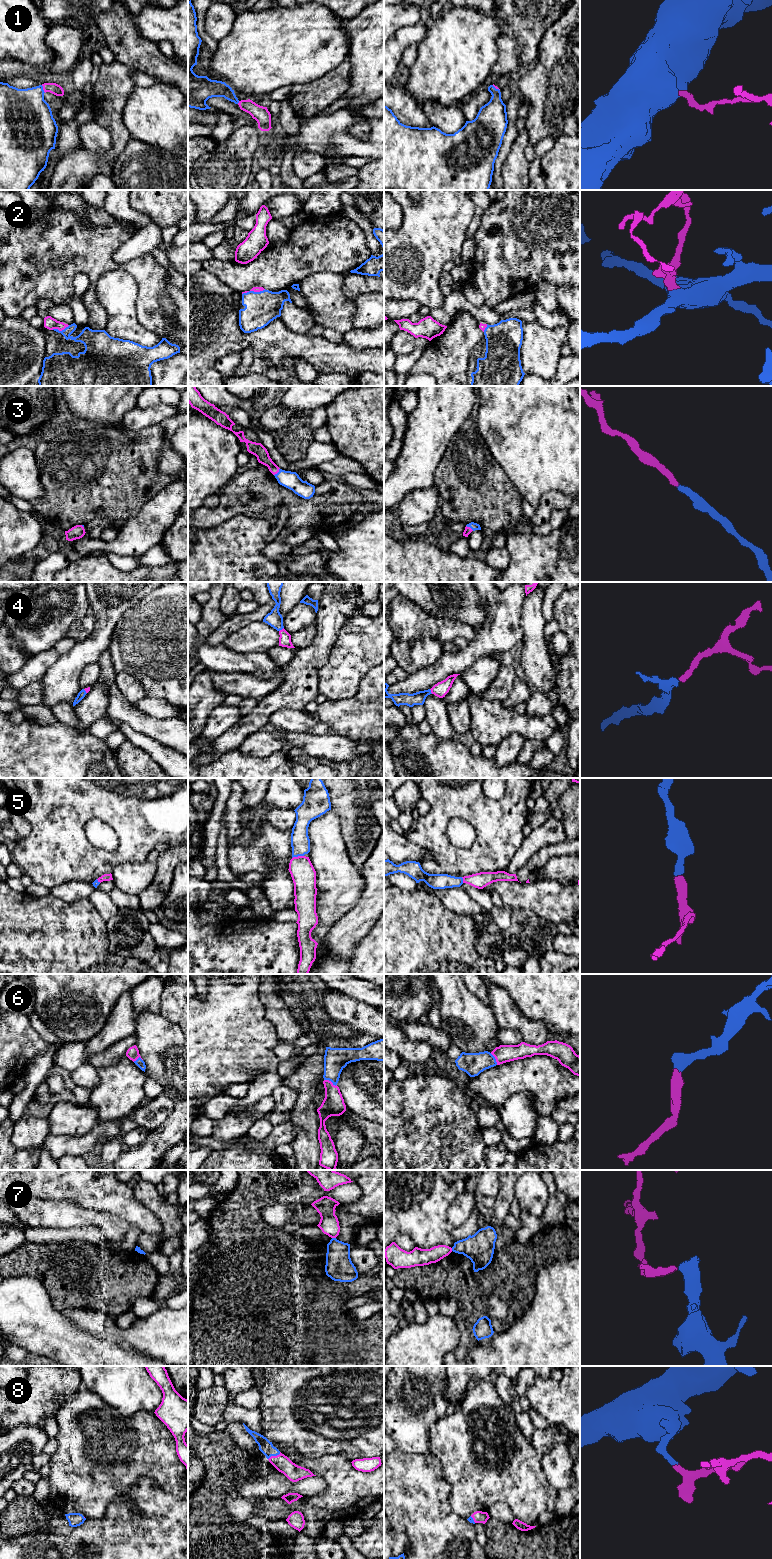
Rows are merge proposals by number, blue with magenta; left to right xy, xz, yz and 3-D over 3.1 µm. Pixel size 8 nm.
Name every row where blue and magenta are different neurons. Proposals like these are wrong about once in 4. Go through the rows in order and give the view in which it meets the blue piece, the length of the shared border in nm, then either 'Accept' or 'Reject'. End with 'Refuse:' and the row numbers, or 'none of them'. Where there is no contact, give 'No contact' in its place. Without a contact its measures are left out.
1: Touches blue in xy. Shared border 70 nm. Accept
2: Touches blue in xy. Shared border 150 nm. Accept
3: Touches blue in xz. Shared border 80 nm. Accept
4: Touches blue in xz. Shared border 50 nm. Accept
5: Touches blue in xz. Shared border 100 nm. Accept
6: Touches blue in xz. Shared border 120 nm. Accept
7: Touches blue in xz. Shared border 30 nm. Reject
8: Touches blue in xz. Shared border 120 nm. Accept
Refuse: 7

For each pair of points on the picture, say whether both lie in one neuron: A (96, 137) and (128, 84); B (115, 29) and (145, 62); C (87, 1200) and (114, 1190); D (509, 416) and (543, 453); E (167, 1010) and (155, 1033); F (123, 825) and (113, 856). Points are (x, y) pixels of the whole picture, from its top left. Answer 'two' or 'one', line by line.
A: two
B: one
C: one
D: one
E: two
F: one

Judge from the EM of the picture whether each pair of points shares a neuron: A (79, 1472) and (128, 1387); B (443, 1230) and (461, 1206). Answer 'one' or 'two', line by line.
A: two
B: two

